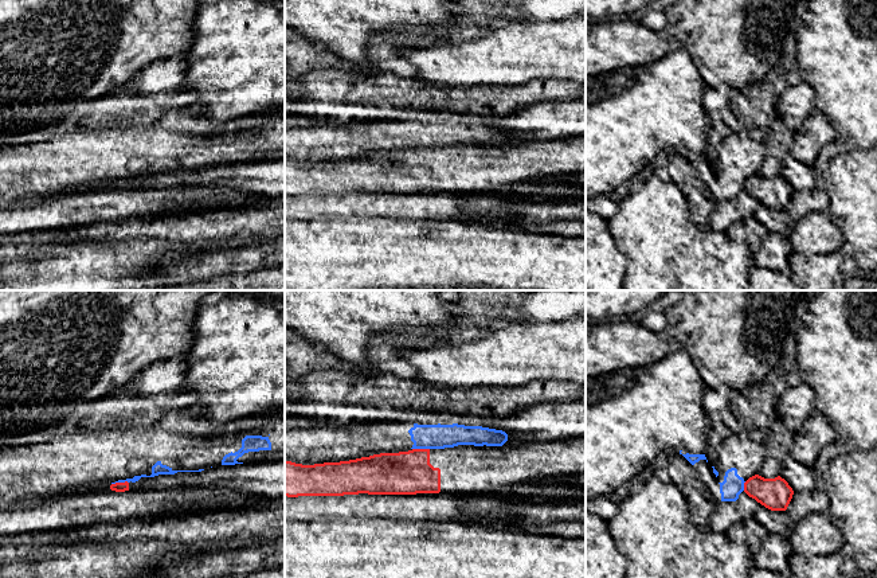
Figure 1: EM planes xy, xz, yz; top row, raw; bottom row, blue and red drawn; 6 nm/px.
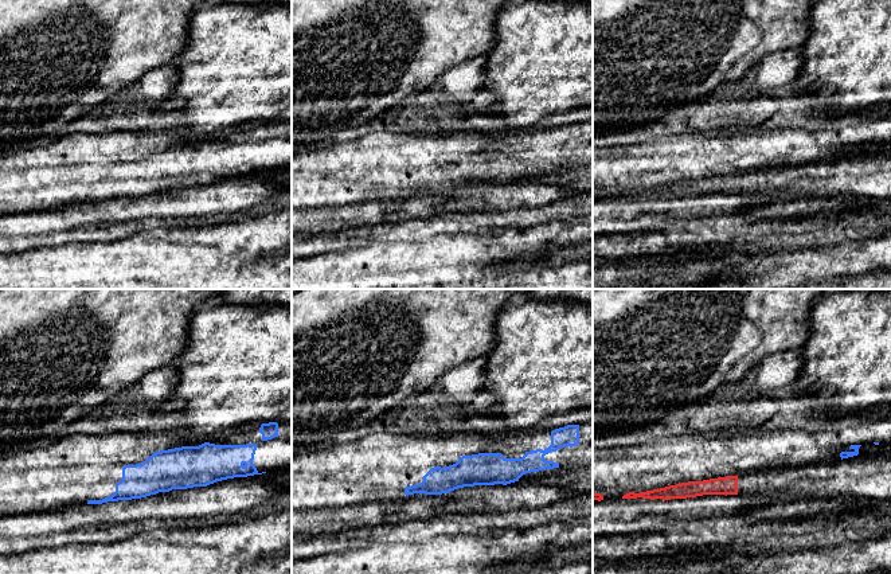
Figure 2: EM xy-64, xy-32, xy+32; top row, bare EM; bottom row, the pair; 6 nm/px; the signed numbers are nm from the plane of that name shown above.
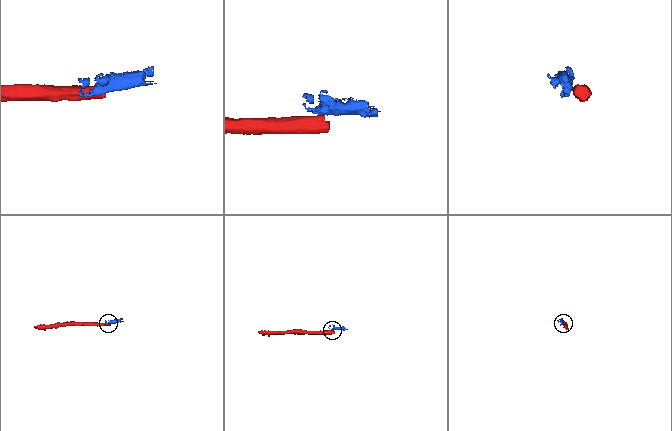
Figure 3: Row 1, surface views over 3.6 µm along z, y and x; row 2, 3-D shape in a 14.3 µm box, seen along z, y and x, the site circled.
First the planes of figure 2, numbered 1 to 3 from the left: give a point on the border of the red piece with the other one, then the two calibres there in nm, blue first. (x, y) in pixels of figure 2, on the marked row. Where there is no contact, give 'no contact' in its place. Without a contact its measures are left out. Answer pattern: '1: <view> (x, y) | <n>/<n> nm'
1: no contact
2: no contact
3: no contact

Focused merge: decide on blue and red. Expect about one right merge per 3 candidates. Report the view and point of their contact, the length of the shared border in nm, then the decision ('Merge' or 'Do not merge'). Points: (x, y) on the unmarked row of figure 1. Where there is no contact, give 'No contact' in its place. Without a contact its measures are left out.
Touches blue at xy (120, 180). Shared border 110 nm. Do not merge

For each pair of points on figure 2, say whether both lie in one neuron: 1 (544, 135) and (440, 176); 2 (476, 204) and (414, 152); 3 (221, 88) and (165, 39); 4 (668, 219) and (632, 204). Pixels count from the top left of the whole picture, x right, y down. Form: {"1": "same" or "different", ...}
{"1": "same", "2": "different", "3": "different", "4": "same"}

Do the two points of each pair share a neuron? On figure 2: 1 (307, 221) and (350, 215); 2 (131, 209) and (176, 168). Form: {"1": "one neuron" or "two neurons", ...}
{"1": "one neuron", "2": "two neurons"}

